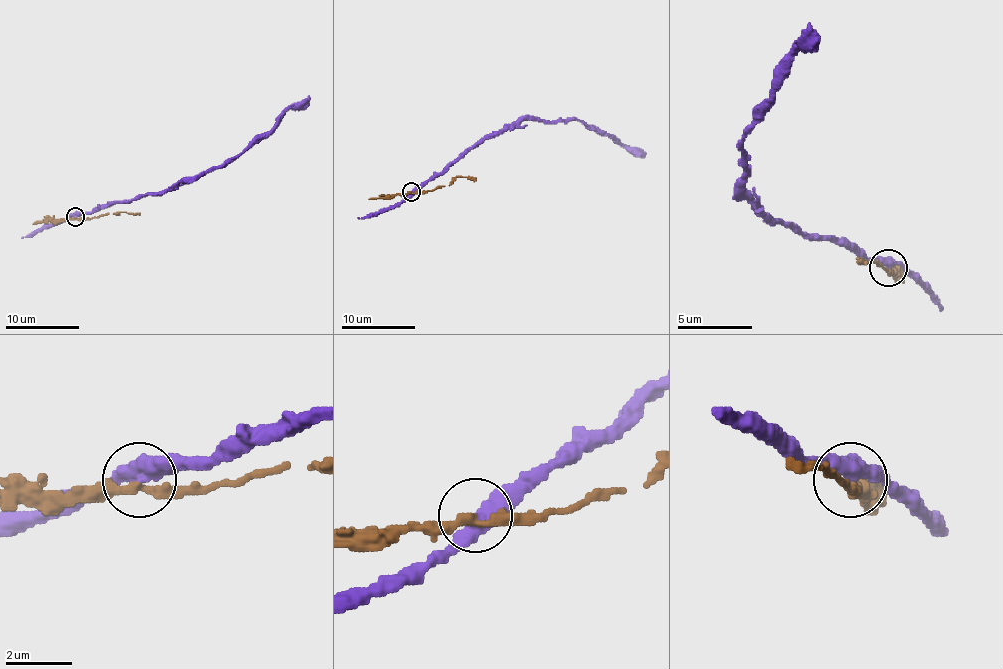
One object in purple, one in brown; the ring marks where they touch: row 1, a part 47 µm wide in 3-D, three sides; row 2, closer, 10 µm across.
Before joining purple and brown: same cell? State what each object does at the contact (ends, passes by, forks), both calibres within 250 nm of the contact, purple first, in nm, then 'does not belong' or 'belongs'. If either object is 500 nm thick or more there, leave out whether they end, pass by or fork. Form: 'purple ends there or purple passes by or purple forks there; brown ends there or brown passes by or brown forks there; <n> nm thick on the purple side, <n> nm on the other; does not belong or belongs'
purple passes by; brown passes by; 360 nm thick on the purple side, 280 nm on the other; does not belong

